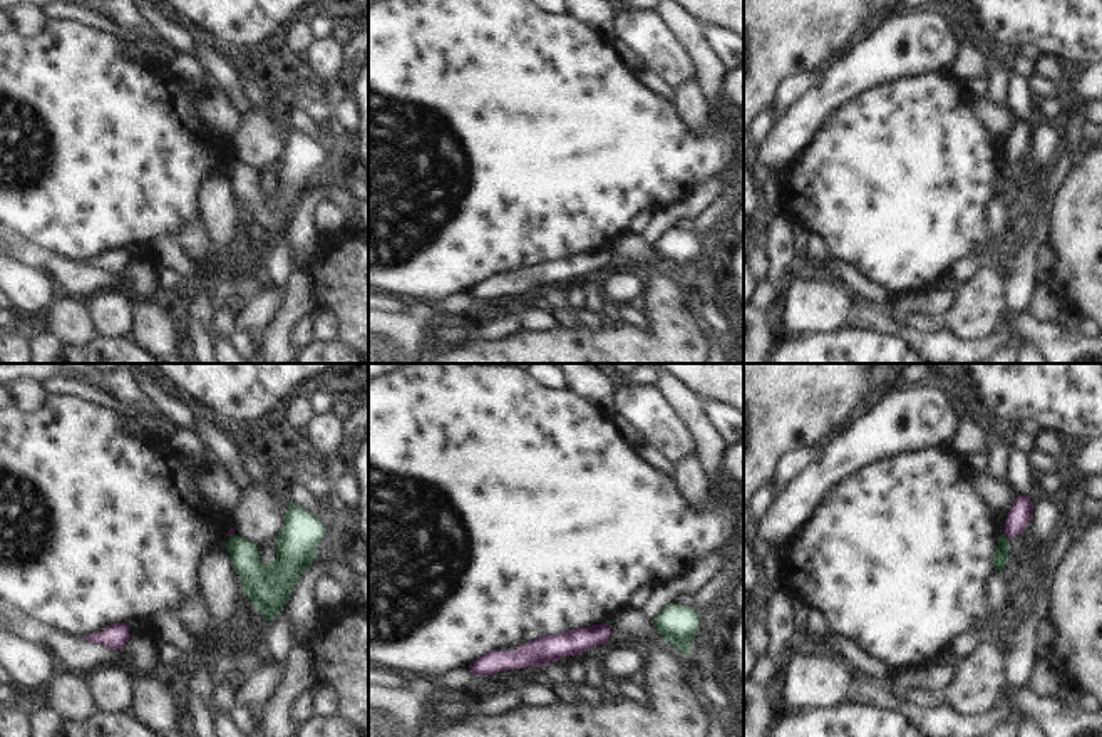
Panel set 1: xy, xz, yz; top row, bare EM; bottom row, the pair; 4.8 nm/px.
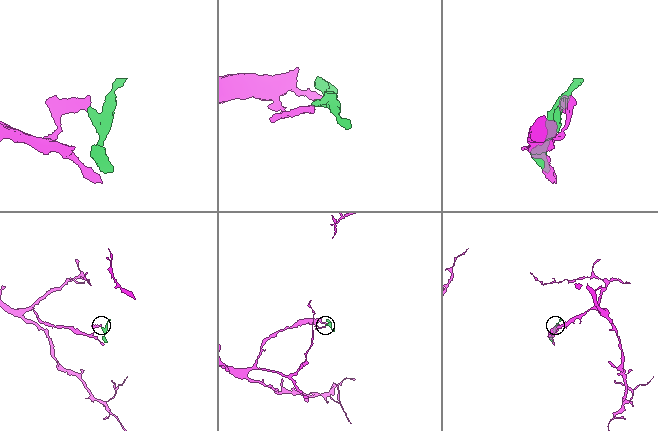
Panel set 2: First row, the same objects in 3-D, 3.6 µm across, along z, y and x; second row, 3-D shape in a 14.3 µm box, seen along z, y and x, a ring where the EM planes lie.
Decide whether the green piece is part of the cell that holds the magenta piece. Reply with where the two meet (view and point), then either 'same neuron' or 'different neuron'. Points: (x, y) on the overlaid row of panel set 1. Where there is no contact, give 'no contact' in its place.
contact yz (1007, 536); different neuron

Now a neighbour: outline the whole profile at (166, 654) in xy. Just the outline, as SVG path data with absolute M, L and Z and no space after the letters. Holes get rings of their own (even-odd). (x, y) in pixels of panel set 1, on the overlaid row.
M157 642L156 657L157 657L157 662L164 667L181 663L179 650L169 643Z

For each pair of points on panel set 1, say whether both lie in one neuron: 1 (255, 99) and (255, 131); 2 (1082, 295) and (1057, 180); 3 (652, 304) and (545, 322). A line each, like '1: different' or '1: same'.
1: same
2: different
3: different

